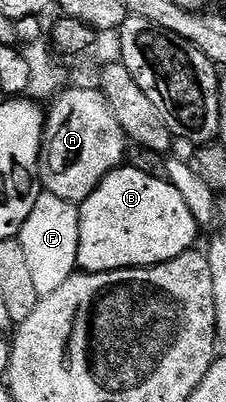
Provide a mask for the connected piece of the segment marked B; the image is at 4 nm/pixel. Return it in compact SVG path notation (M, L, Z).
M119 167L112 170L102 182L92 191L92 195L88 195L88 199L81 202L78 210L80 215L80 251L78 252L78 269L87 273L107 273L113 269L140 269L152 265L162 265L165 261L176 259L180 255L191 252L195 248L194 240L200 233L200 226L196 223L196 219L192 215L192 211L188 211L188 203L184 203L184 195L180 195L180 191L176 191L176 187L170 184L165 177L153 177L152 175L144 175L144 171L136 171L129 167Z

